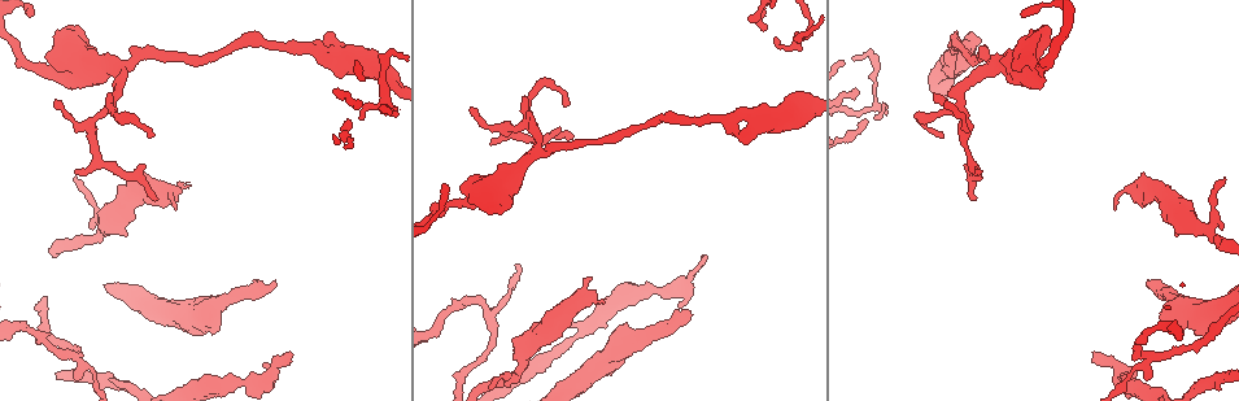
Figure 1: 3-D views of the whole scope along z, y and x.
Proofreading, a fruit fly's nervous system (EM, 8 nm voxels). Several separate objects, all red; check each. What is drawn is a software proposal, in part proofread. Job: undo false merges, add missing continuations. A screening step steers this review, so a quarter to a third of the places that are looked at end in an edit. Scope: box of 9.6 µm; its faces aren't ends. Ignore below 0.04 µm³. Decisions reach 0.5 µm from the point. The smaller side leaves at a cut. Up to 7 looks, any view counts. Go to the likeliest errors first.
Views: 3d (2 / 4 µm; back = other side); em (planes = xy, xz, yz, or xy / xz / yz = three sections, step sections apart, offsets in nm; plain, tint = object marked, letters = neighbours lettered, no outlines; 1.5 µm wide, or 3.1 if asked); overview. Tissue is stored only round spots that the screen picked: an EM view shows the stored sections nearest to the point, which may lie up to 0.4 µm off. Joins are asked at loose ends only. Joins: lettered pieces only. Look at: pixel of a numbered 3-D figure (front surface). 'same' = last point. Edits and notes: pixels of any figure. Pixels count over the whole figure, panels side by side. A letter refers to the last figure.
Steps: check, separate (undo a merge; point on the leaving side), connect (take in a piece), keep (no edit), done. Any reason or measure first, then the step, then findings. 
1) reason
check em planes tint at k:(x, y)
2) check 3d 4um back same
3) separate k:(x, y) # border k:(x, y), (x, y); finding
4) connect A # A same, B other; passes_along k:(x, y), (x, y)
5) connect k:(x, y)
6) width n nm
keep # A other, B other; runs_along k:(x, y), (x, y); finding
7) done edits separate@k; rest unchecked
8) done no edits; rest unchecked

branch stops here
check em planes letters at 1:(262, 366)

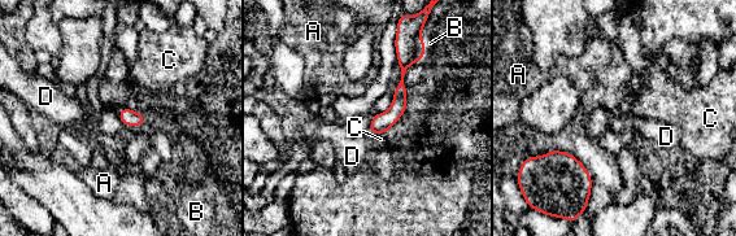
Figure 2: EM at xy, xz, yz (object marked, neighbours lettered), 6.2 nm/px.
width 100 nm
keep # A other, B other, C other, D other; no lettered piece goes on from it

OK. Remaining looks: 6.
branch stops here
check em xz step 8 tint at 1:(590, 280)

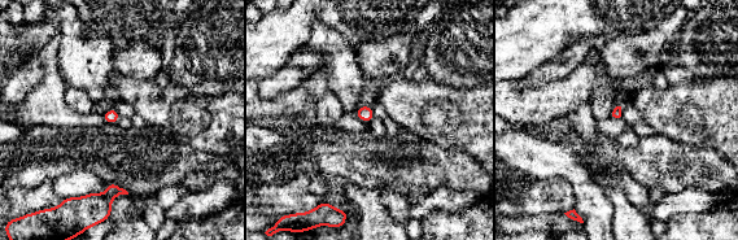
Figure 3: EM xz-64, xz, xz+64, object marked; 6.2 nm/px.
another direction
check em planes letters same

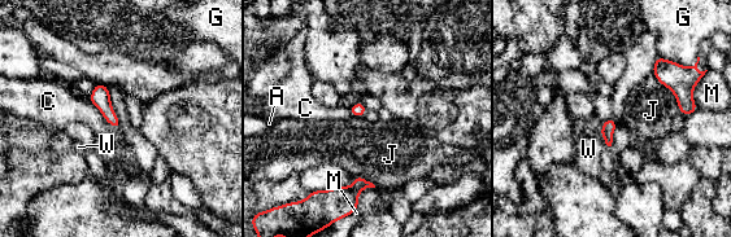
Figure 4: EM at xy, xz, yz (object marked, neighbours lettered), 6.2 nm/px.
longest_contact J 340 nm
keep # A other, C other, G other, J other, M other, W other; none of them fits

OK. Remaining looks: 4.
calibre changes
check em planes letters at 1:(802, 111)

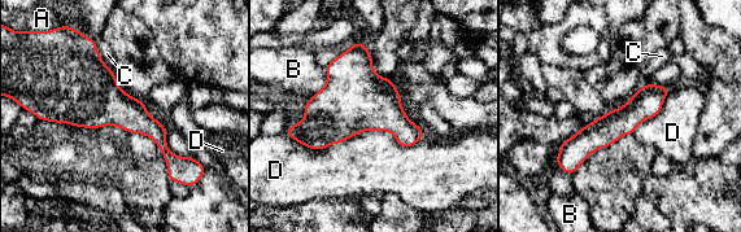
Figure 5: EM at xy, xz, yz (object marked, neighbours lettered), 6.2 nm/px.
width 180 nm
keep # A other, B other, C other, D other; border 5:(286, 132), (314, 149), (422, 138); one neuron here

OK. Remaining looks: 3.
done no edits; rest unchecked

